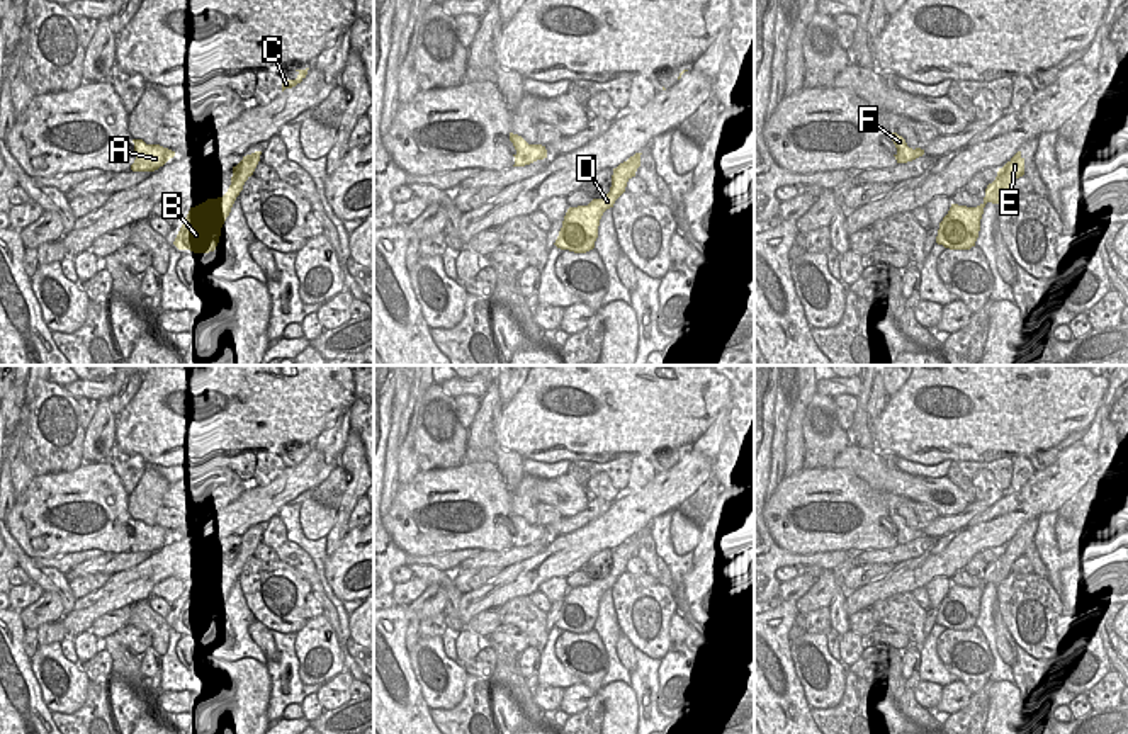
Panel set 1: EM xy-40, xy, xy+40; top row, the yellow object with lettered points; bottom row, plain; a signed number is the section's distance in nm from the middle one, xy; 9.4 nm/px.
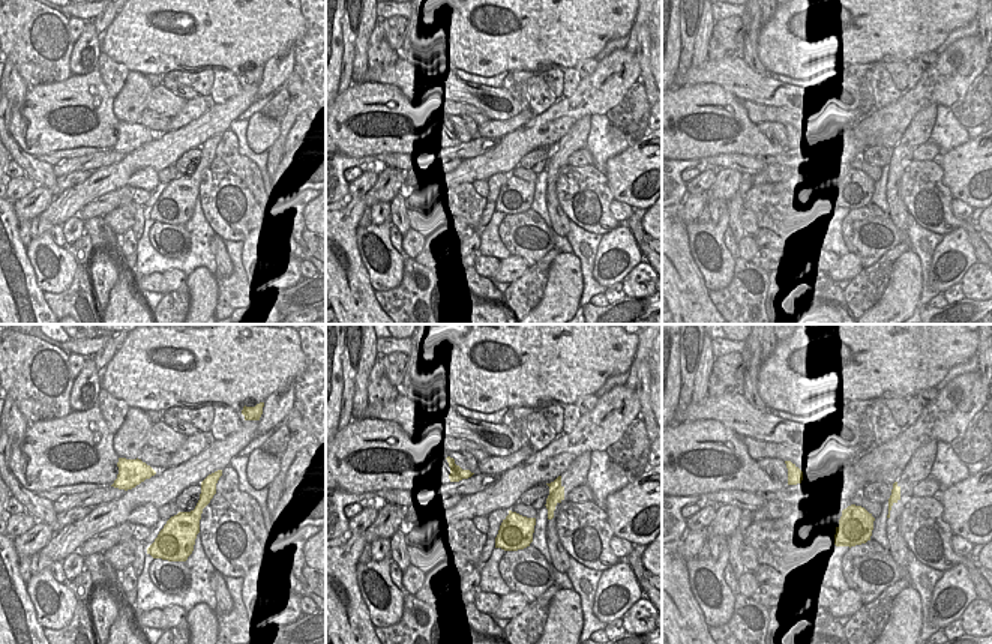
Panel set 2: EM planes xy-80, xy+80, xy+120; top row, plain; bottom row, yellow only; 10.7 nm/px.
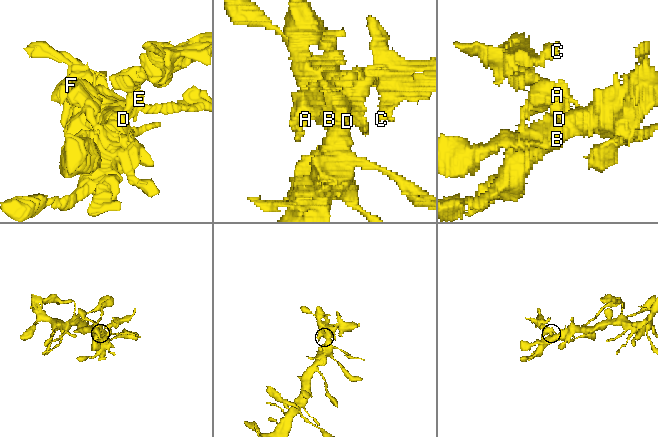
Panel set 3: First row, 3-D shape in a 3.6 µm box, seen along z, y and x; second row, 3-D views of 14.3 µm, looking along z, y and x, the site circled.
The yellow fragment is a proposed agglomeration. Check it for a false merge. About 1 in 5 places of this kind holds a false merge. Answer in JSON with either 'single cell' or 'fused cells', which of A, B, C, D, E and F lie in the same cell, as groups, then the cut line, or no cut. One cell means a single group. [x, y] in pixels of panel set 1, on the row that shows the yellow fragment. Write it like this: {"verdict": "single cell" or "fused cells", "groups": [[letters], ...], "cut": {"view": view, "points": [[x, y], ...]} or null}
{"verdict": "fused cells", "groups": [["A", "B", "D", "F"], ["C", "E"]], "cut": {"view": "xy-40", "points": [[230, 186], [238, 194]]}}

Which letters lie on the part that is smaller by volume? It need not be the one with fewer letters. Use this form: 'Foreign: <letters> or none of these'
Foreign: C, E

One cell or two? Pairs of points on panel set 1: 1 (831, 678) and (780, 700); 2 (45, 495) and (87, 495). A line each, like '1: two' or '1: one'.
1: two
2: one

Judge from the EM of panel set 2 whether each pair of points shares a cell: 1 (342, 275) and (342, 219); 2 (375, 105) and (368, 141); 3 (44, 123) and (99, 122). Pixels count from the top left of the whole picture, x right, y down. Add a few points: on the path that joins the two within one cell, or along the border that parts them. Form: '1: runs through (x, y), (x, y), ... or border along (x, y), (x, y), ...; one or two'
1: runs through (350, 263), (342, 248), (342, 233); one
2: runs through (366, 114), (354, 131), (357, 135); one
3: runs through (57, 120), (86, 120); one

